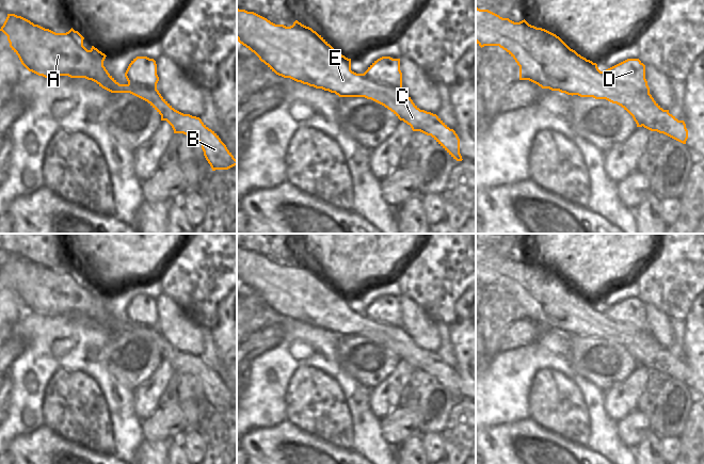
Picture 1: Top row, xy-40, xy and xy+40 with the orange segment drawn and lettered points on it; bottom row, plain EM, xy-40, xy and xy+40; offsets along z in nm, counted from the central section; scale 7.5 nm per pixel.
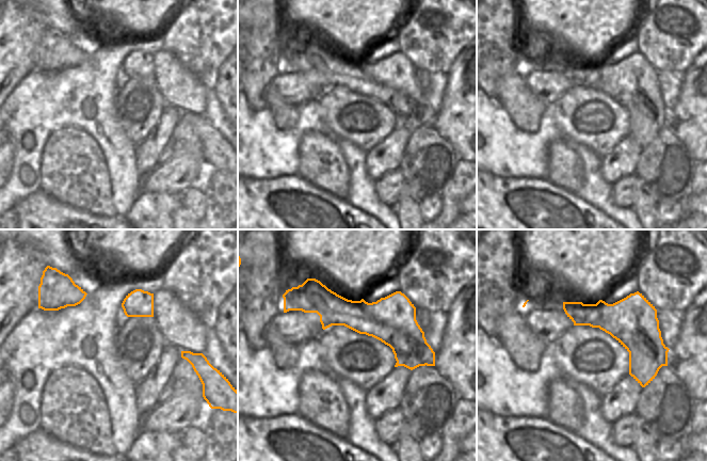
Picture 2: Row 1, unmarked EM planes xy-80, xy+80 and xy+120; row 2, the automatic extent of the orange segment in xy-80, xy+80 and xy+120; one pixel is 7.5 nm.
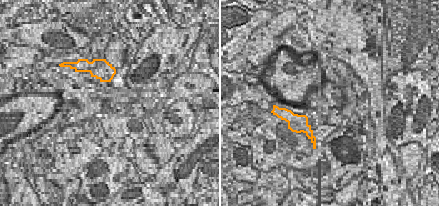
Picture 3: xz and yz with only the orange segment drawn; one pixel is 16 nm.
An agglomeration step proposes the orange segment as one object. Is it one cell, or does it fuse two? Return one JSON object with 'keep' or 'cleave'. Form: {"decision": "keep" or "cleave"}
{"decision": "cleave"}

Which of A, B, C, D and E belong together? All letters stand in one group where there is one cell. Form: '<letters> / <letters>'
A B C E / D

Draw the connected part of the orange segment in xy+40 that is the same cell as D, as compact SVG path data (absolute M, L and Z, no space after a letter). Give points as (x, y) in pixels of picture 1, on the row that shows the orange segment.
M627 59L603 73L619 84L629 84L644 93L650 93L645 79L645 65L639 59Z

